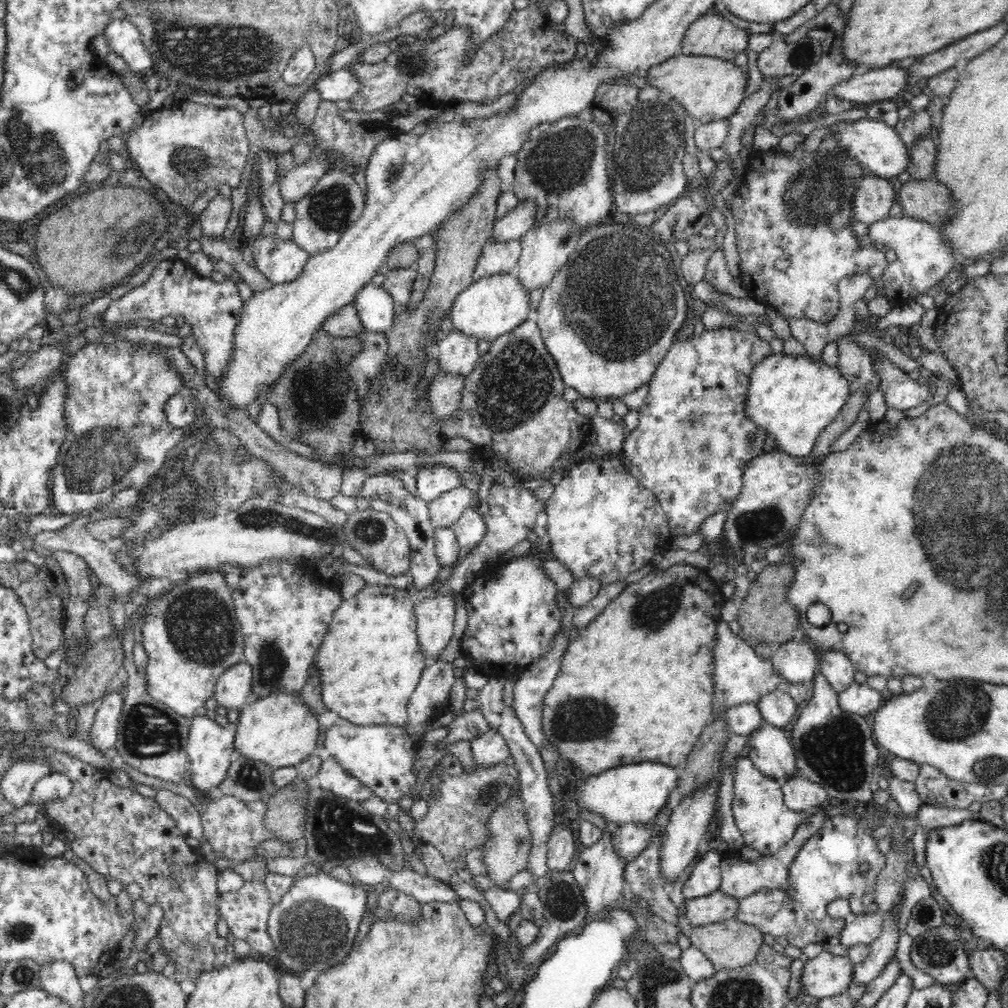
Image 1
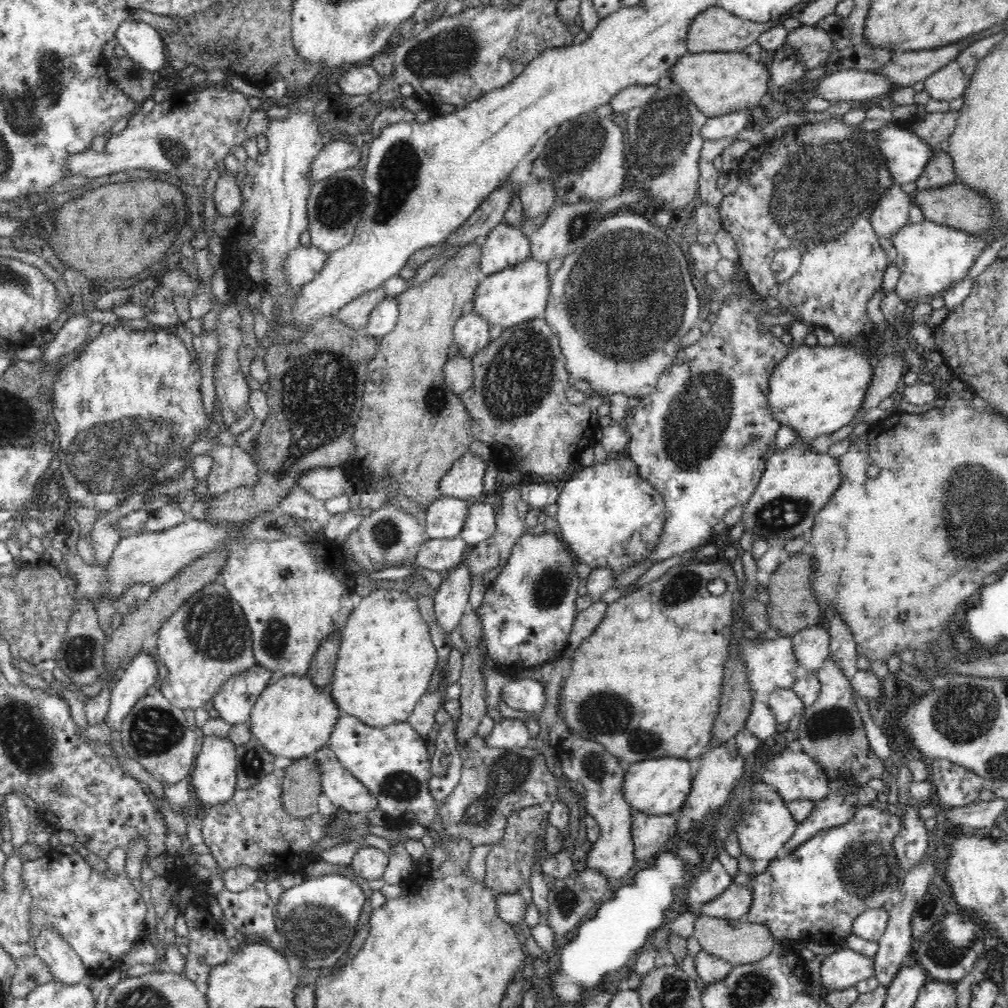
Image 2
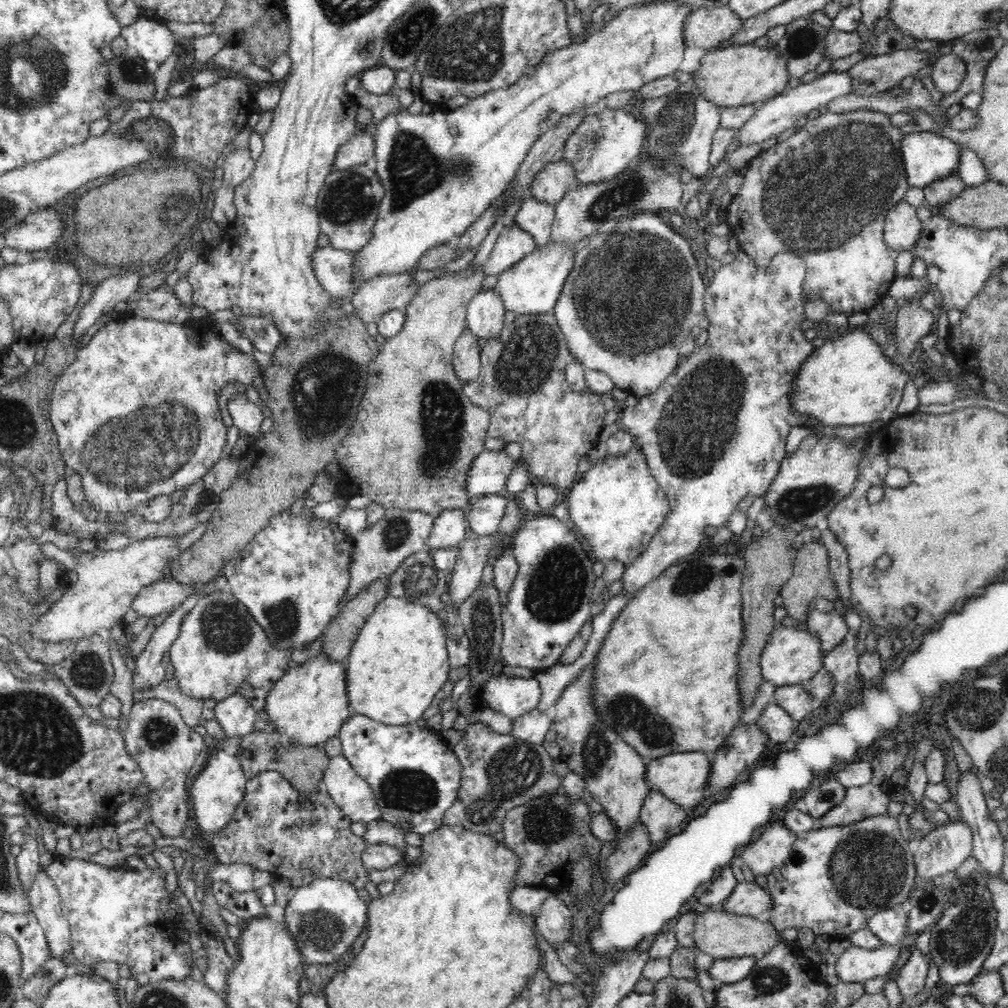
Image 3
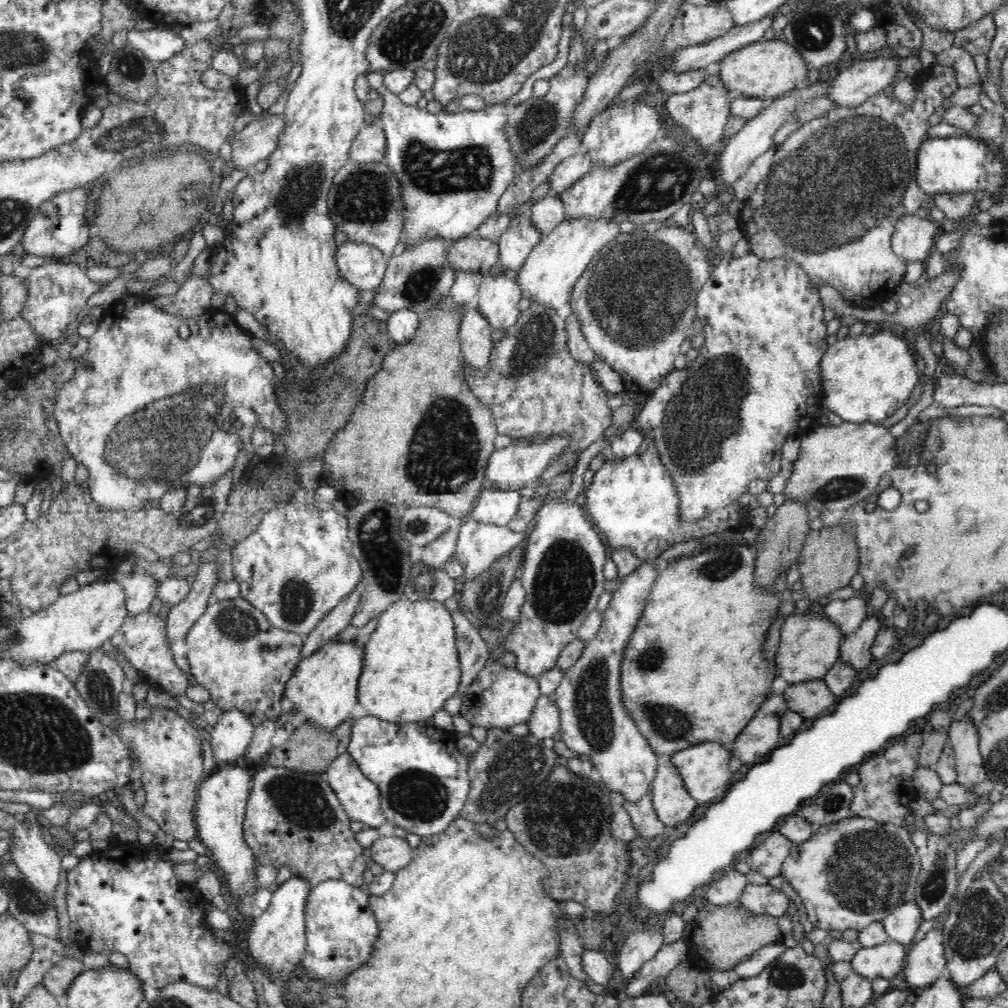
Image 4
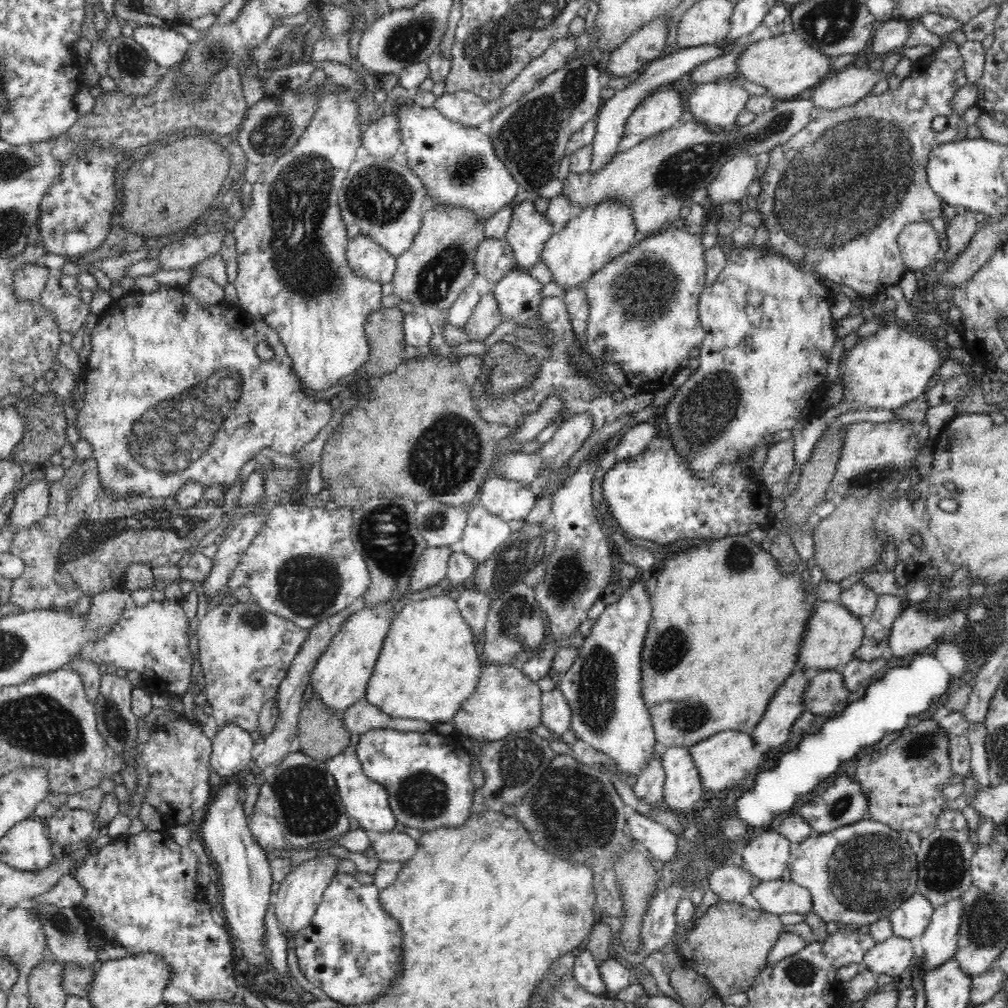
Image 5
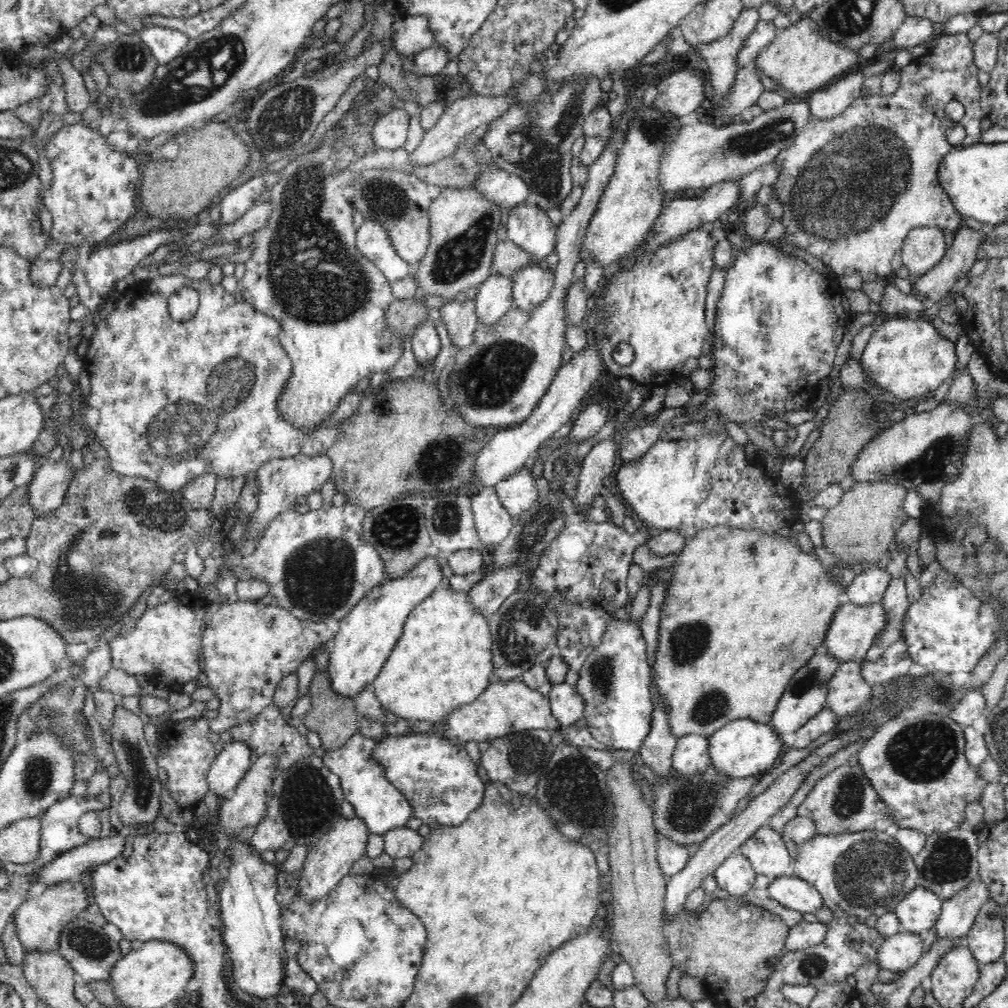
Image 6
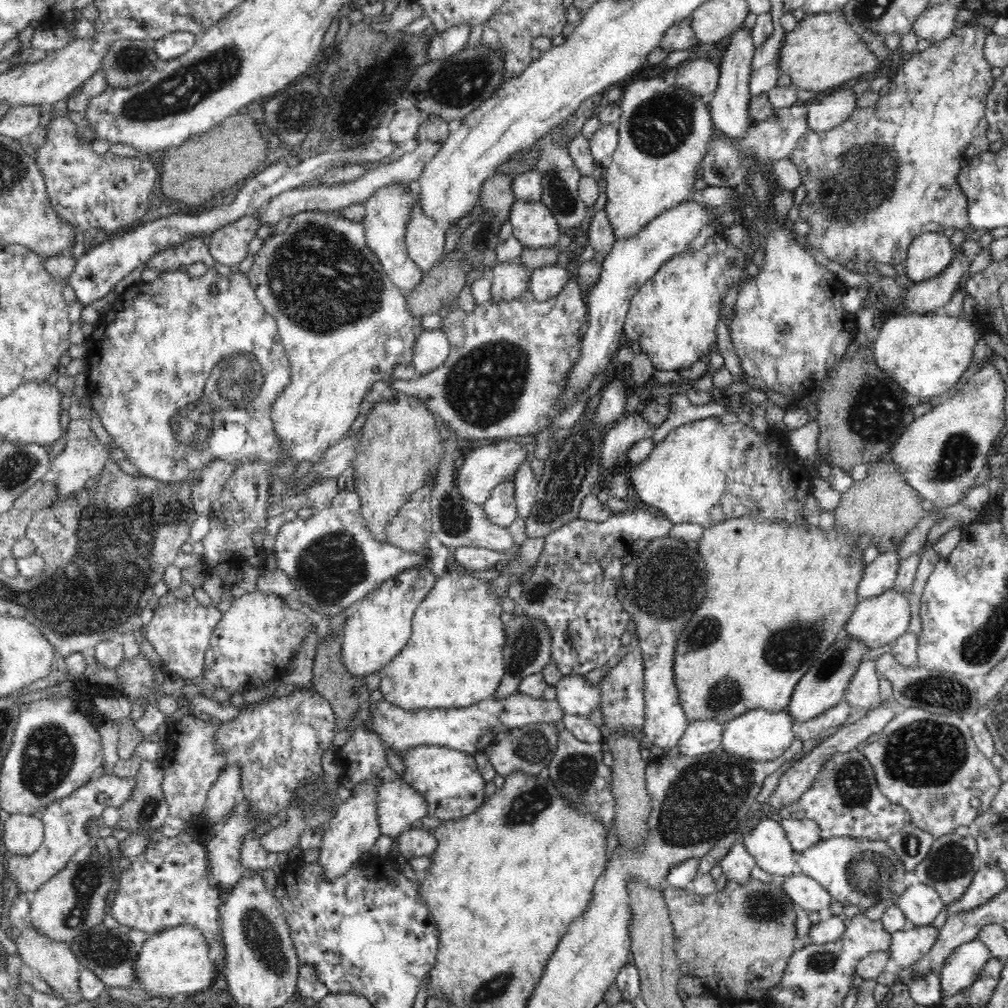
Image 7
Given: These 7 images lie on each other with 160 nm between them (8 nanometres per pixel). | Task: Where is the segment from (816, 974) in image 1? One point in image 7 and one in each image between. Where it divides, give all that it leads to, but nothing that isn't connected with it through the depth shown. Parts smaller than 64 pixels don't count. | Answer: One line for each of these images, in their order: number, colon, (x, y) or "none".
2: (844, 968)
3: (855, 964)
4: (886, 960)
5: (893, 956)
6: (900, 952)
7: (909, 945)

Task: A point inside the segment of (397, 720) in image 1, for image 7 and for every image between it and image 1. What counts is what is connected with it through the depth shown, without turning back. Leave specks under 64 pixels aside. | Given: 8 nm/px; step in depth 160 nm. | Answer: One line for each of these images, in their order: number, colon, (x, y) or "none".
2: (387, 659)
3: (400, 661)
4: (411, 667)
5: (430, 665)
6: (444, 660)
7: (455, 657)

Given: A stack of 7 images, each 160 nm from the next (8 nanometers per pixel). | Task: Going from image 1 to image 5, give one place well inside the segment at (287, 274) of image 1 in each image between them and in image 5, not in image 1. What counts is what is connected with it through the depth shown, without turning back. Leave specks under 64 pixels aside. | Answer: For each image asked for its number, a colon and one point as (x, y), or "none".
2: (305, 262)
3: (336, 268)
4: (364, 265)
5: (368, 258)

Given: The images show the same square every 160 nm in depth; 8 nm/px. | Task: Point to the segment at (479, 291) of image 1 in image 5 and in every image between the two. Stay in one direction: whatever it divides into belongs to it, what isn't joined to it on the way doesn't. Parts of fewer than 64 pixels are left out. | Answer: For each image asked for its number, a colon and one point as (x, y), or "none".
2: (521, 292)
3: (533, 285)
4: (553, 268)
5: (599, 234)

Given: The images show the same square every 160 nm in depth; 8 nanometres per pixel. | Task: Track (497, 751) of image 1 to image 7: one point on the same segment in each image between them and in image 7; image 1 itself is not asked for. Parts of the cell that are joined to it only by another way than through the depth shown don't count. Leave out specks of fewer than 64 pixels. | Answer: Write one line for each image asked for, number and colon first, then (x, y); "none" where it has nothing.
2: (511, 733)
3: (533, 726)
4: (545, 722)
5: (556, 712)
6: (567, 703)
7: (576, 694)

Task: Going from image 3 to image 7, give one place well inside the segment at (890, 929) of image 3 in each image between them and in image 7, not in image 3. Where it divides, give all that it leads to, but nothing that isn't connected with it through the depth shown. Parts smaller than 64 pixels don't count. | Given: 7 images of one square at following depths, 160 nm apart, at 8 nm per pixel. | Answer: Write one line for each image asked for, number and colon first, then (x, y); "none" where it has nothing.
4: (902, 925)
5: (911, 919)
6: (918, 911)
7: (921, 903)

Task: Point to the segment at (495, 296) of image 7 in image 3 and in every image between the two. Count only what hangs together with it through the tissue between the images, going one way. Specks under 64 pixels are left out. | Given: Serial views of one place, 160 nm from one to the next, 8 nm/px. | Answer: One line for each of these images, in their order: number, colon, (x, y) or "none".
3: (467, 357)
4: (475, 333)
5: (486, 316)
6: (495, 297)

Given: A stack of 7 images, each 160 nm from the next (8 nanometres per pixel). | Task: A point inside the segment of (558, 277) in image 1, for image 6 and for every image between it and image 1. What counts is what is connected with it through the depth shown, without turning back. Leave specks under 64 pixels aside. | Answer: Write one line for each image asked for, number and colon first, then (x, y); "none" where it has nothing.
2: (622, 299)
3: (645, 291)
4: (637, 301)
5: (643, 307)
6: (659, 307)

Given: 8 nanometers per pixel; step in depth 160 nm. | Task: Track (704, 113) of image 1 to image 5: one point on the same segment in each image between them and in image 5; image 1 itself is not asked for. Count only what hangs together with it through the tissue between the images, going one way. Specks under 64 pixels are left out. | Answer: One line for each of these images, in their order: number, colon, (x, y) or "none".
2: (718, 82)
3: (747, 74)
4: (767, 69)
5: (786, 65)

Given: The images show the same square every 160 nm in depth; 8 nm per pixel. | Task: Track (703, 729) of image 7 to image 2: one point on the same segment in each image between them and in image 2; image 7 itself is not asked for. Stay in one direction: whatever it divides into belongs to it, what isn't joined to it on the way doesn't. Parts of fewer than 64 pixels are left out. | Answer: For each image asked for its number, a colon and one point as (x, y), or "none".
2: (650, 831)
3: (661, 814)
4: (672, 800)
5: (683, 792)
6: (692, 753)

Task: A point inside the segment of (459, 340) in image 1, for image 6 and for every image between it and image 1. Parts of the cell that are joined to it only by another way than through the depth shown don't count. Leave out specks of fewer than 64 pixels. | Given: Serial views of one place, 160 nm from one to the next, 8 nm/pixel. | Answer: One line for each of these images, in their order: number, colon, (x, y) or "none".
2: (472, 331)
3: (486, 312)
4: (499, 296)
5: (520, 296)
6: (533, 283)

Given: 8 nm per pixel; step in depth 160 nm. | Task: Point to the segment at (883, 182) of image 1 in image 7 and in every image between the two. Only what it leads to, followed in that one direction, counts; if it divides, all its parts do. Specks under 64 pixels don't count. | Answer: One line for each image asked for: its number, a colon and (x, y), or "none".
2: (892, 215)
3: (903, 229)
4: (913, 237)
5: (919, 244)
6: (923, 248)
7: (931, 253)

